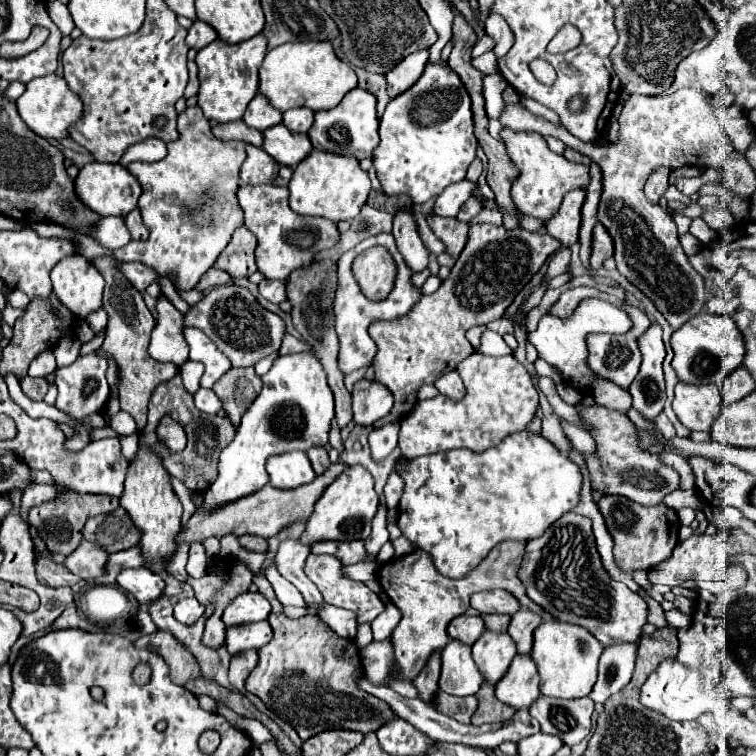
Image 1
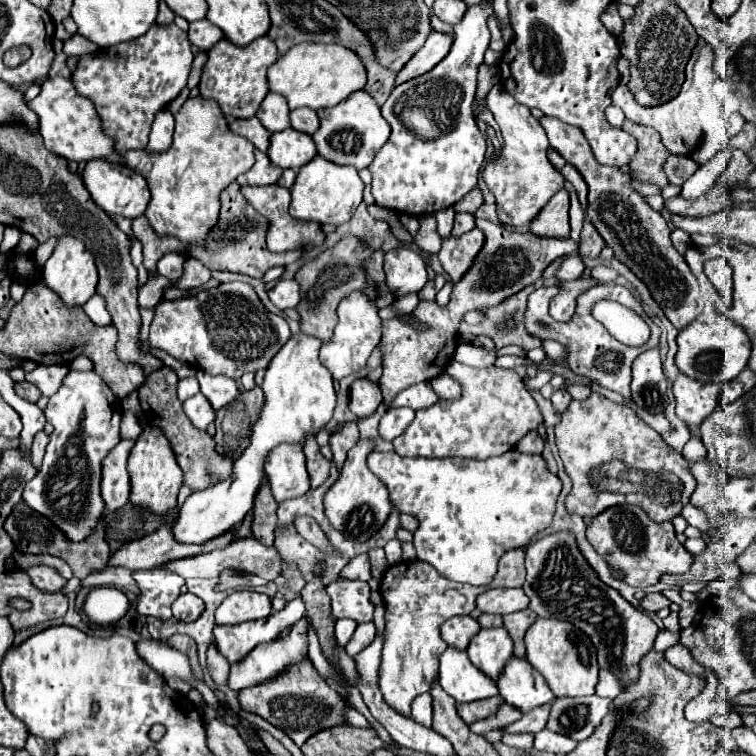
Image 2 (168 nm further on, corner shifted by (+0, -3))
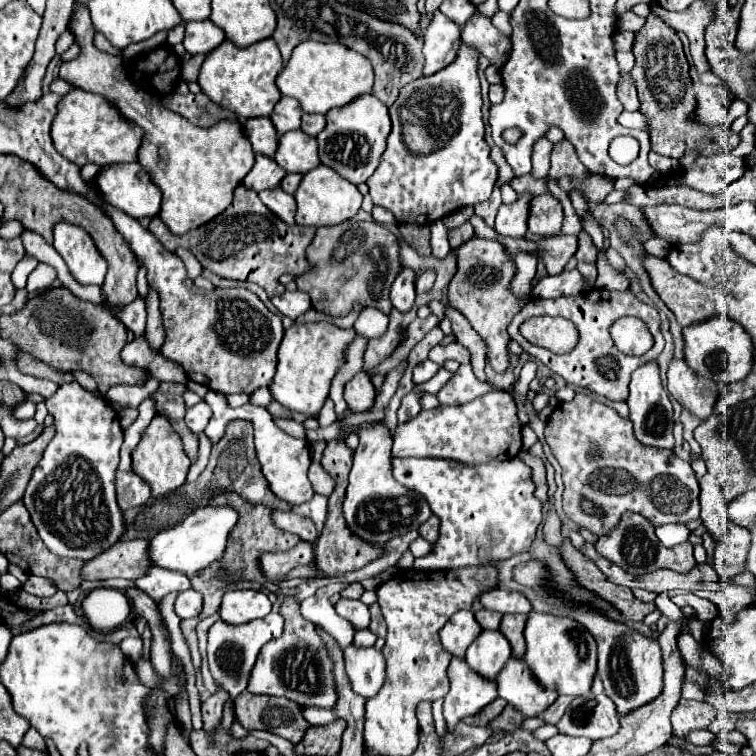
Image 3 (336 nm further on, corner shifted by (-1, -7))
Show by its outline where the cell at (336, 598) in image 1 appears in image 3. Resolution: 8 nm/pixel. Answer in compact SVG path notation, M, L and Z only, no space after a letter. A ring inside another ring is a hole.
M340 597L340 601L334 605L334 609L336 609L336 613L340 617L348 619L354 625L354 629L368 629L370 611L360 599L344 599L344 597Z

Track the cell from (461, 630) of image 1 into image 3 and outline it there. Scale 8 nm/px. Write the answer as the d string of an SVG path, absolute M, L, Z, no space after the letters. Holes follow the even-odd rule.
M458 611L448 619L448 623L440 629L440 639L444 649L448 649L454 657L464 657L466 647L480 635L482 627L474 619L472 611Z

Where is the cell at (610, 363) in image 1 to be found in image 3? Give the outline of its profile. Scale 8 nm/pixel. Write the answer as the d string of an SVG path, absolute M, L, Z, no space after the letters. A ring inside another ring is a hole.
M592 289L588 293L582 293L582 295L576 295L576 297L564 297L564 299L554 299L554 301L546 301L546 299L530 299L528 305L512 319L510 327L508 327L508 333L514 341L520 343L520 347L534 355L536 359L540 359L544 365L548 365L554 373L558 373L560 377L566 379L566 383L570 385L578 385L578 387L584 387L584 389L590 389L598 395L604 395L606 399L612 399L612 401L626 401L628 399L628 383L630 383L630 375L632 371L644 363L644 361L652 361L656 359L662 353L664 349L664 337L660 333L660 317L658 317L658 311L642 301L638 301L634 297L634 293L630 291L608 291L608 289ZM549 315L552 317L560 316L564 319L570 319L578 333L580 333L580 339L578 339L578 345L574 347L574 351L570 353L564 353L564 355L556 355L544 347L538 347L538 345L532 345L530 341L526 341L522 335L520 335L520 323L524 323L526 319L530 317ZM622 315L632 315L632 317L638 317L642 319L650 333L654 333L654 347L644 353L642 357L634 357L634 355L624 355L616 349L616 345L612 343L610 339L610 325L616 317L622 317Z

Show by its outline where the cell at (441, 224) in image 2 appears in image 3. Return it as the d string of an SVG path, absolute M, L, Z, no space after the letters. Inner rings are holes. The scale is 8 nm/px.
M436 221L430 225L430 245L432 245L432 255L442 259L450 253L450 243L448 243L448 229L442 221Z

